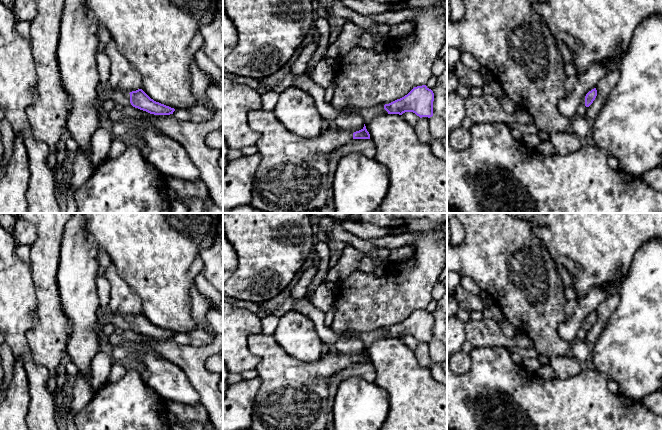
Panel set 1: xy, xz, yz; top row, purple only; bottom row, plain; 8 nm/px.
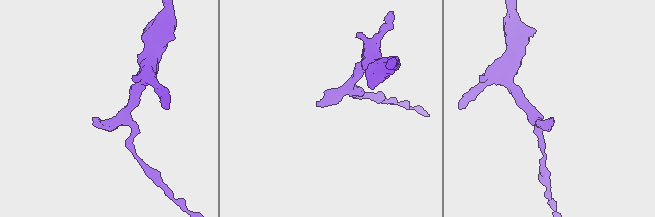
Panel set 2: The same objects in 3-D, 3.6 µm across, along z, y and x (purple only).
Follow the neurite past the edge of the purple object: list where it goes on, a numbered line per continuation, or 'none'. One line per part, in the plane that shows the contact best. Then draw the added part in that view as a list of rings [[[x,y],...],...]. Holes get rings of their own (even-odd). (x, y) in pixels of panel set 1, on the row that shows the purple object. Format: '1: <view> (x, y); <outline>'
1: xy (106, 93); [[[102,85],[95,101],[95,107],[100,109],[101,104],[106,101],[114,101],[116,104],[120,104],[124,107],[131,105],[130,94],[128,92]]]

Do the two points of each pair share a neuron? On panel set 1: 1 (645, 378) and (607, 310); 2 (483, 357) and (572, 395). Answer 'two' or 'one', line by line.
1: two
2: one

